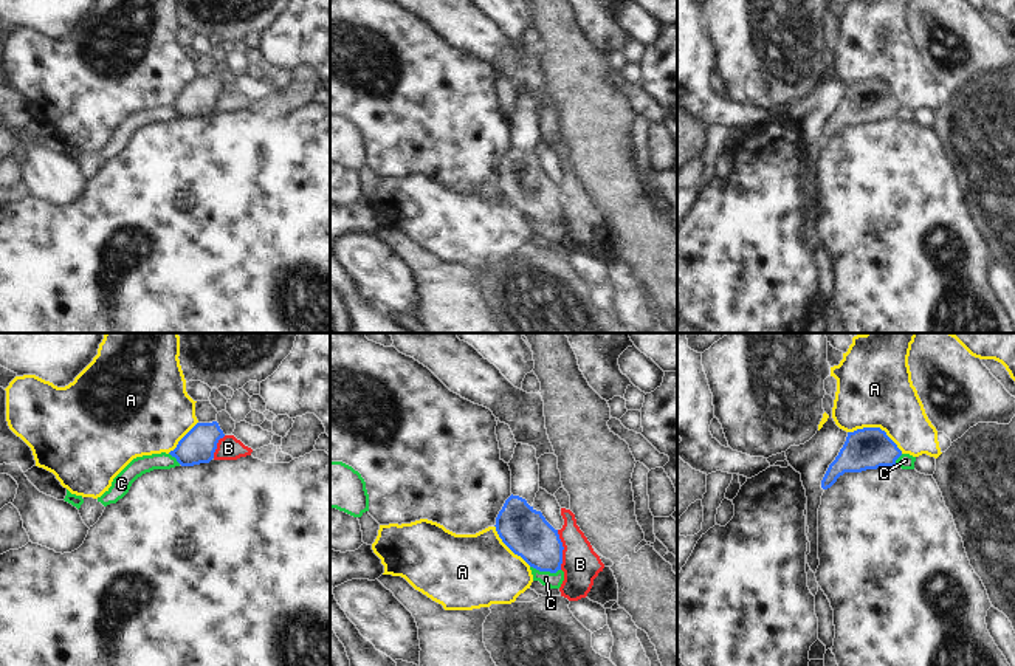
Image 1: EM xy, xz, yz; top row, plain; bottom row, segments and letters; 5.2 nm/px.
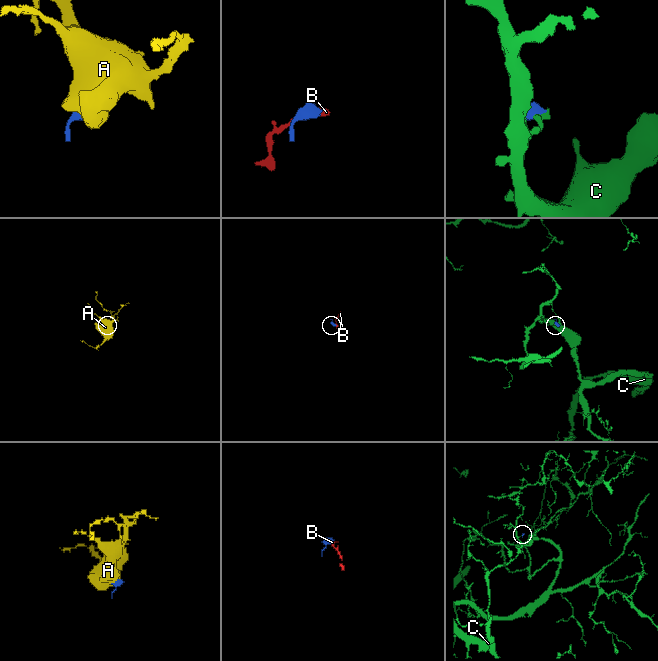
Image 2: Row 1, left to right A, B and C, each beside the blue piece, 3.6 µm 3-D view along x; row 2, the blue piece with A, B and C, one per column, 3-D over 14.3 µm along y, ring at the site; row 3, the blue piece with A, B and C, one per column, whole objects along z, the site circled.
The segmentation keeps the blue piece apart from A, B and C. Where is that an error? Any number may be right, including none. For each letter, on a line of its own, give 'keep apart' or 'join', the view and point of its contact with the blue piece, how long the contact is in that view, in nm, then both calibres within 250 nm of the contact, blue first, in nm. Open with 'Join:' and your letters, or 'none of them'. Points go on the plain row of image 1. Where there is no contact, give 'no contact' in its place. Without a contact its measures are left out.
Join: none of them
A: keep apart; contact yz (877, 81); length 300 nm; calibres 220 and 400 nm
B: keep apart; contact xz (563, 202); length 200 nm; calibres 240 and 190 nm
C: keep apart; contact xz (546, 223); length 160 nm; calibres 240 and 80 nm

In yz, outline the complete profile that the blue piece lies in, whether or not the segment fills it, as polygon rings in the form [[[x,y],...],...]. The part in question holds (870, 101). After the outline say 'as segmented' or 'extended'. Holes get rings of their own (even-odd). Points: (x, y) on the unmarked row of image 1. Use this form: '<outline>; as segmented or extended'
[[[863,81],[848,85],[843,101],[821,133],[821,141],[831,141],[845,125],[894,119],[900,108],[902,104],[880,81]]]; as segmented

